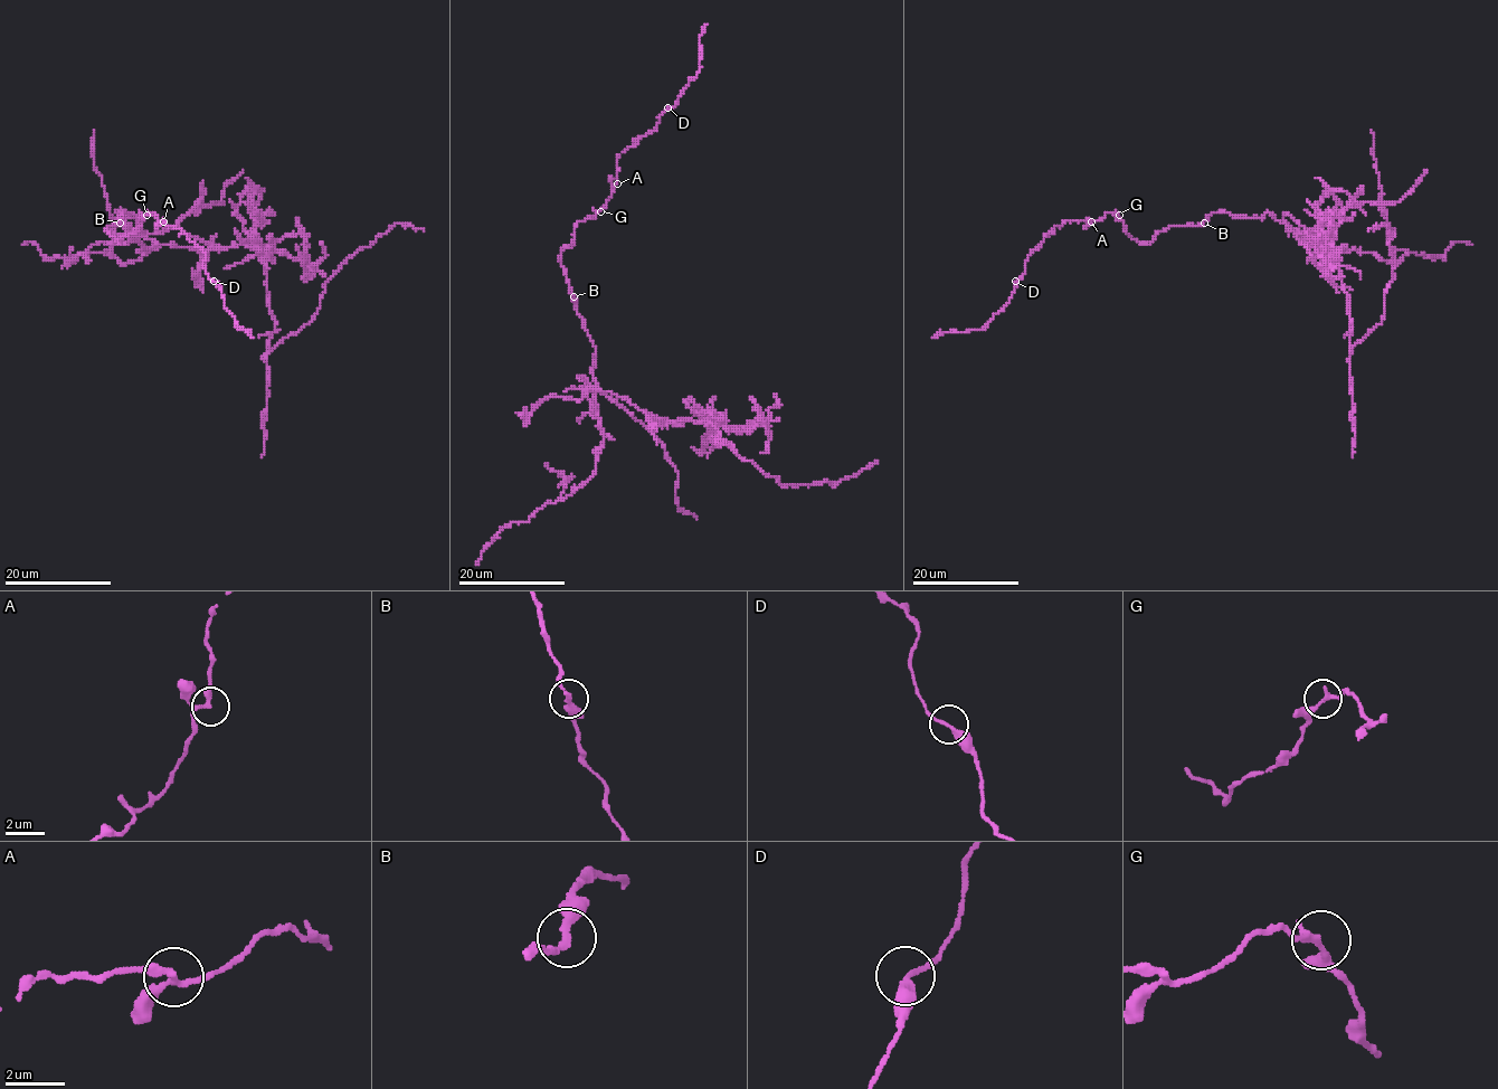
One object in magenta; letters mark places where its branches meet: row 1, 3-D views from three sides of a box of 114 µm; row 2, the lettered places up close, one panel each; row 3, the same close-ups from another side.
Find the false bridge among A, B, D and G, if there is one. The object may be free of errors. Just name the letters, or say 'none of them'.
B

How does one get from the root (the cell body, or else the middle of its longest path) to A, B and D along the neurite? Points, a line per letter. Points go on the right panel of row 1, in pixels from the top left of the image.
A: (1279, 221), (1269, 214), (1219, 211), (1202, 225), (1163, 229), (1150, 243), (1134, 239), (1116, 215), (1091, 221)
B: (1279, 221), (1269, 214), (1261, 217), (1234, 217), (1219, 211), (1212, 214), (1204, 223)
D: (1279, 221), (1219, 211), (1150, 243), (1134, 239), (1112, 214), (1067, 221), (1015, 281)

